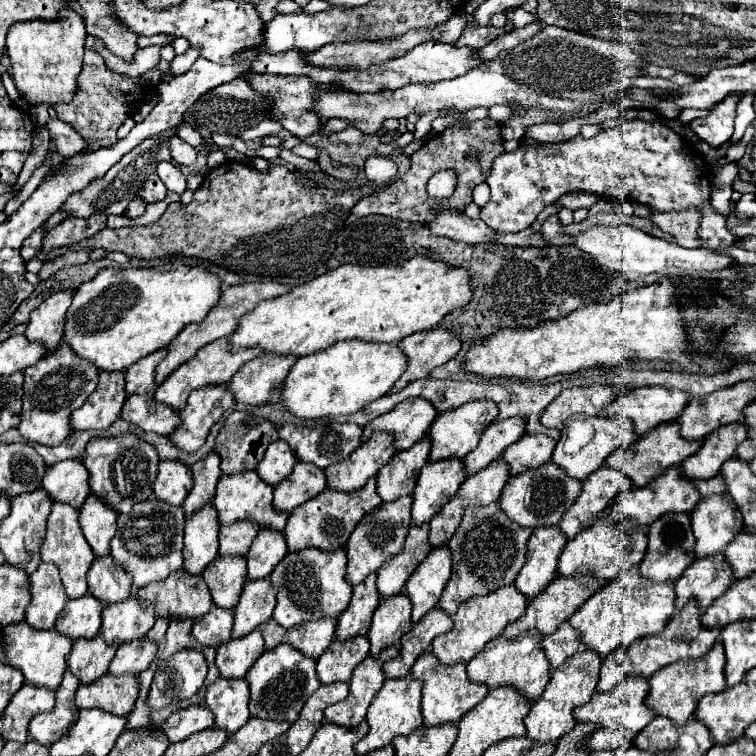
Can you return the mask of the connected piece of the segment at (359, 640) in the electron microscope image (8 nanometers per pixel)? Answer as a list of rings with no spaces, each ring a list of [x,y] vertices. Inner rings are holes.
[[[355,636],[345,642],[333,640],[333,644],[317,660],[317,676],[321,684],[349,682],[355,666],[367,654],[369,654],[367,636]]]

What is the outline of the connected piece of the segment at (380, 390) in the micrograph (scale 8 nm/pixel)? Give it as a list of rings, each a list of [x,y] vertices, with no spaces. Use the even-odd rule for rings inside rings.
[[[345,340],[323,352],[301,356],[281,386],[281,402],[301,420],[355,414],[365,404],[385,396],[407,368],[405,354],[397,344],[373,344]]]

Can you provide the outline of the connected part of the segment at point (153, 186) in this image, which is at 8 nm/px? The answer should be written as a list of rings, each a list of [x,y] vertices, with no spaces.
[[[151,176],[137,194],[139,194],[143,200],[147,200],[147,204],[153,204],[153,202],[165,200],[167,188],[165,188],[165,184],[159,180],[159,176]]]

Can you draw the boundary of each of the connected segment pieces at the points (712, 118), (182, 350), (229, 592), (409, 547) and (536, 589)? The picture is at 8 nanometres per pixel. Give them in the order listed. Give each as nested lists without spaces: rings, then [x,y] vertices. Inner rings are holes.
[[[739,94],[729,96],[727,100],[721,100],[709,110],[709,116],[703,120],[693,120],[689,126],[691,130],[703,138],[709,146],[719,148],[733,136],[733,120],[735,120],[735,110],[737,110]]]
[[[251,282],[251,284],[239,284],[239,286],[229,286],[227,290],[221,292],[221,298],[219,302],[211,308],[211,312],[205,316],[205,320],[201,324],[189,324],[187,328],[183,328],[179,332],[179,336],[175,336],[175,340],[171,340],[171,344],[167,346],[167,356],[157,364],[155,368],[155,382],[161,384],[165,380],[165,376],[169,376],[177,366],[181,366],[185,360],[193,358],[195,352],[199,348],[203,348],[205,344],[217,340],[217,338],[223,338],[223,336],[229,336],[237,324],[239,324],[239,318],[253,310],[261,300],[267,300],[267,298],[275,298],[275,296],[281,296],[289,290],[289,286],[285,284],[277,284],[277,282]]]
[[[225,556],[213,560],[201,574],[209,586],[213,604],[219,608],[235,608],[245,584],[245,558]]]
[[[429,524],[411,526],[403,550],[395,558],[383,564],[381,572],[377,574],[377,588],[383,598],[397,596],[399,592],[403,592],[407,578],[431,552],[431,544],[427,536],[429,536]]]
[[[557,526],[535,528],[527,542],[527,562],[515,578],[515,588],[531,602],[557,576],[557,560],[567,538]]]

